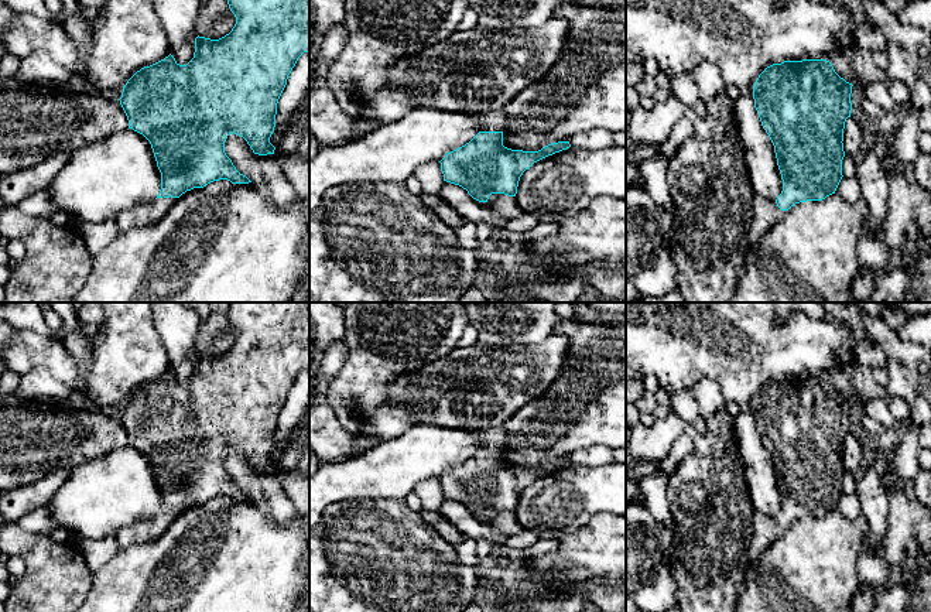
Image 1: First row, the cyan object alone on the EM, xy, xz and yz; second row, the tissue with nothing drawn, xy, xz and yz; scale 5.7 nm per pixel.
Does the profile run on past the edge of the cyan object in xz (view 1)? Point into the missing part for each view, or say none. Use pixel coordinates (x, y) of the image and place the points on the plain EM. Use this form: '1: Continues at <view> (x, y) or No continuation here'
1: Continues at xz (489, 438)

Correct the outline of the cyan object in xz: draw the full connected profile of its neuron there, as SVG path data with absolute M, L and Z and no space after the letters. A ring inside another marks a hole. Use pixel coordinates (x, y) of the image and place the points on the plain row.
M497 427L479 434L479 449L439 478L444 498L462 503L479 519L487 519L492 510L516 513L520 493L526 486L571 464L569 458L558 458L538 468L511 466L503 462L506 430Z

